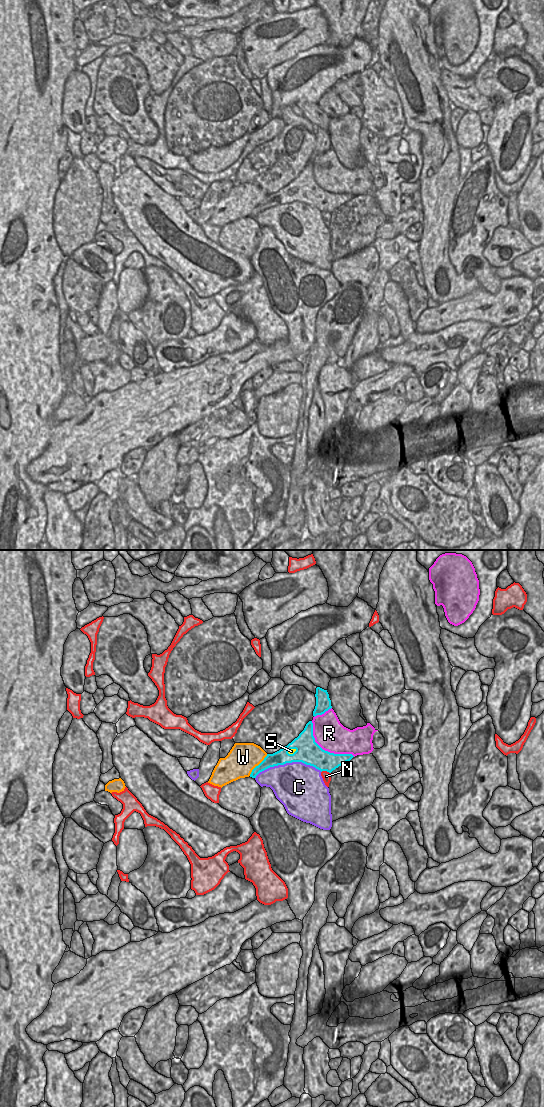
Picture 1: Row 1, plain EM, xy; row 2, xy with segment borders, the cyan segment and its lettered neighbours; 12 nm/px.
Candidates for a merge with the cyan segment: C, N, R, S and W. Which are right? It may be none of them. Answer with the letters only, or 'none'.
S

